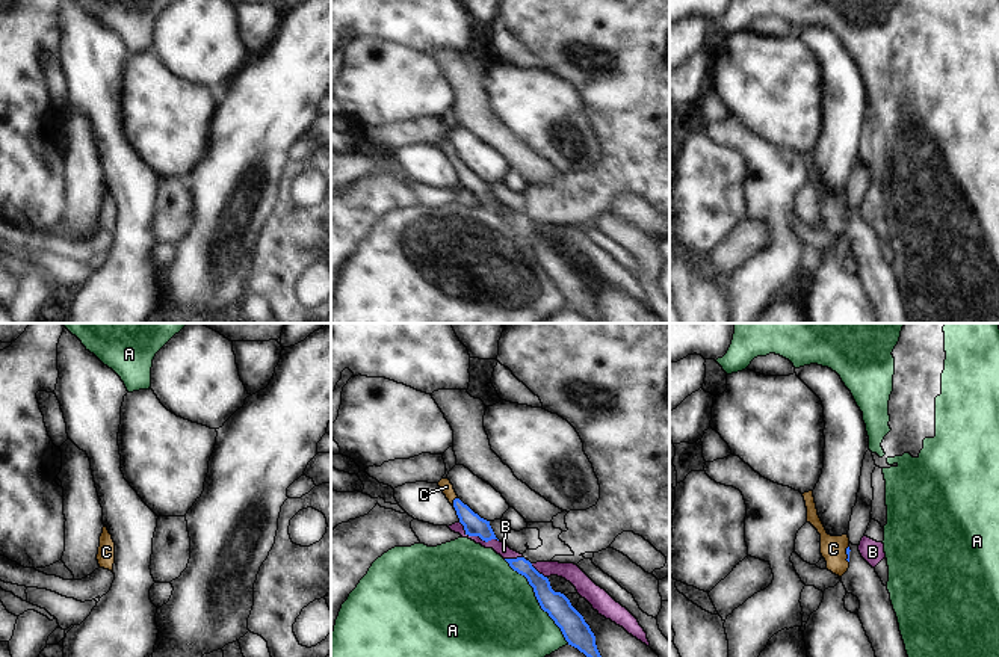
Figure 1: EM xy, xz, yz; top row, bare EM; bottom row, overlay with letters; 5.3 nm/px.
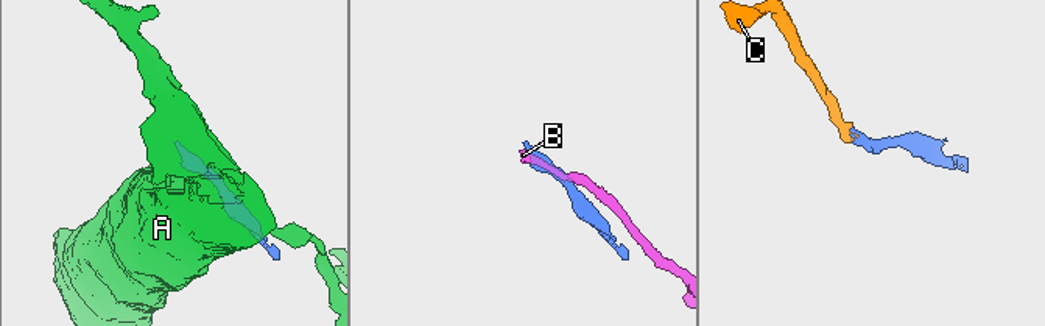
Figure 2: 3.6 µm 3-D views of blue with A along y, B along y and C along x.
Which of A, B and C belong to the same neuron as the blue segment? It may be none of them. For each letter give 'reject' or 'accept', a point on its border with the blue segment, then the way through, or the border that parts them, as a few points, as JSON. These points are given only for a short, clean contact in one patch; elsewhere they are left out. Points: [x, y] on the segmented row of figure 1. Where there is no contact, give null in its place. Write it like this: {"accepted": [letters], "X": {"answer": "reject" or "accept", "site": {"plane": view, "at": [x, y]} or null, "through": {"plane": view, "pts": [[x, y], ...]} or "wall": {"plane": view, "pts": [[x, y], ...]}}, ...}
{"accepted": ["C"], "A": {"answer": "reject", "site": {"plane": "xz", "at": [537, 598]}}, "B": {"answer": "reject", "site": {"plane": "xz", "at": [476, 535]}}, "C": {"answer": "accept", "site": {"plane": "xz", "at": [454, 503]}, "through": {"plane": "xz", "pts": [[473, 524], [454, 503], [446, 487]]}}}

